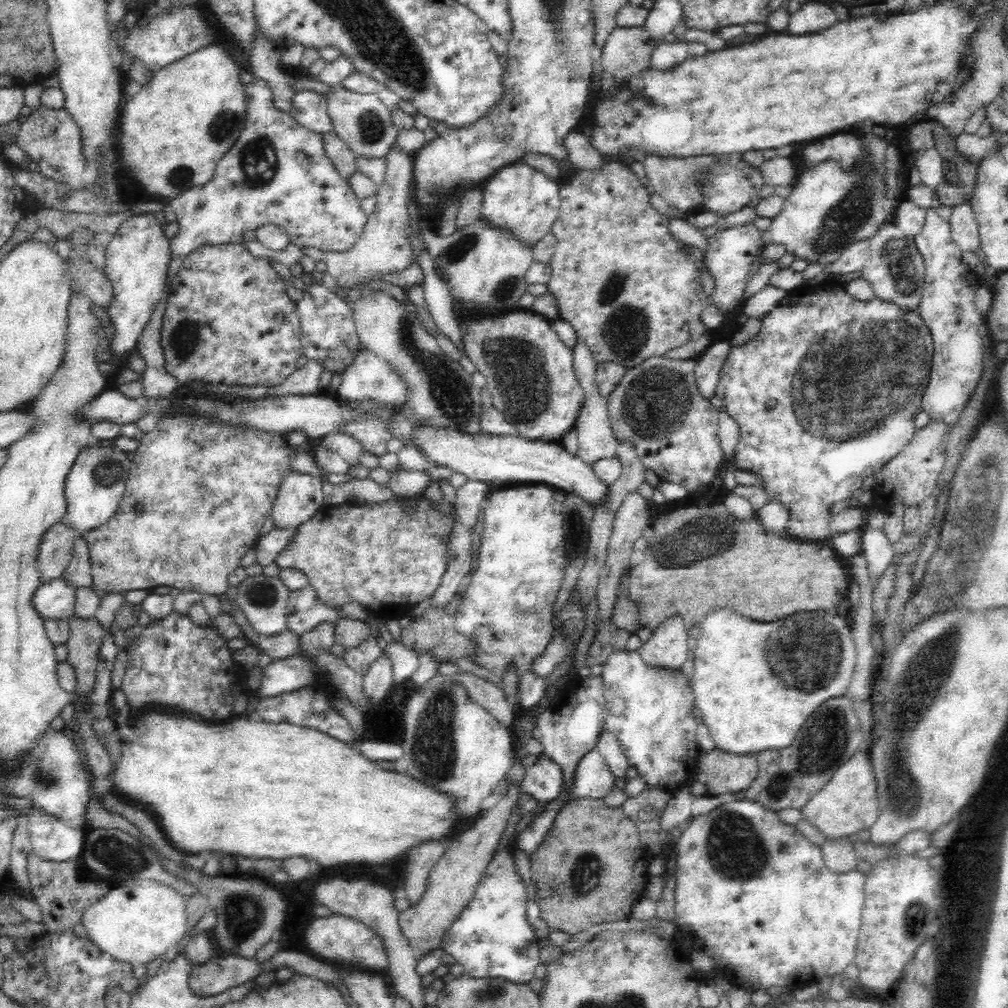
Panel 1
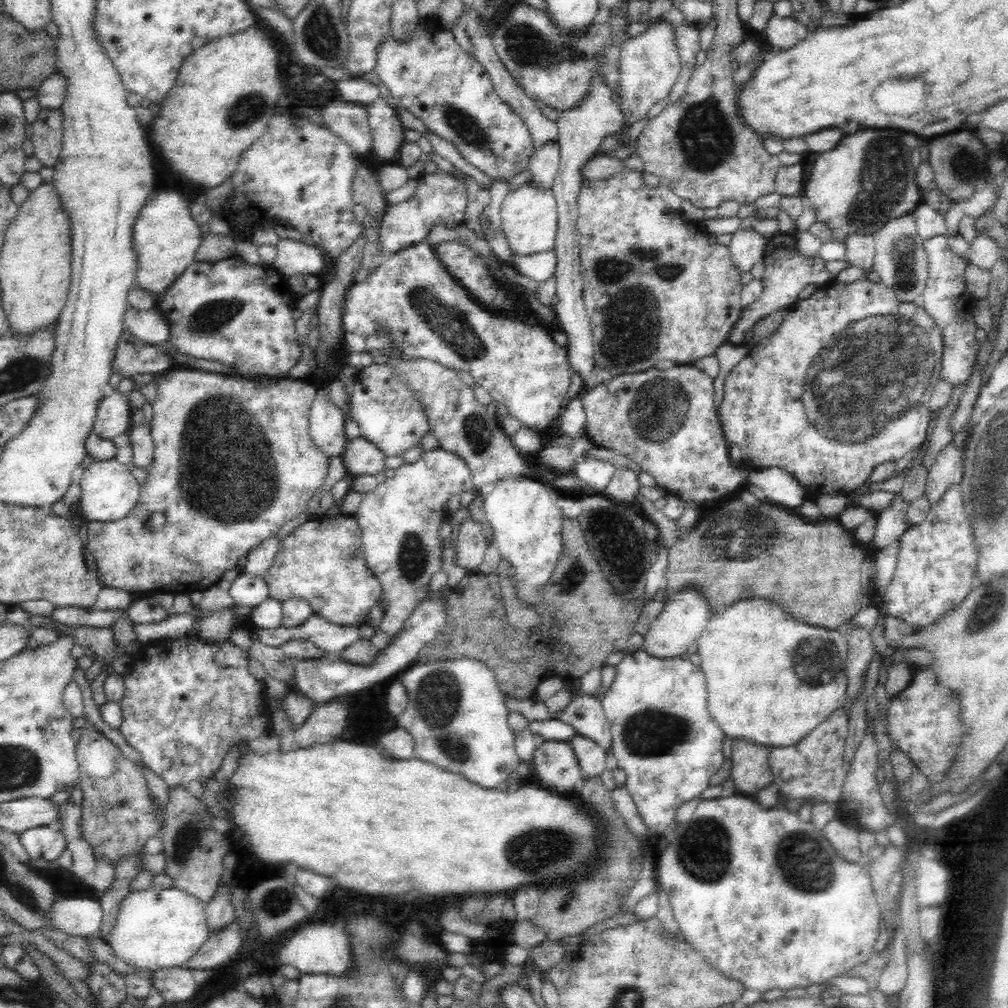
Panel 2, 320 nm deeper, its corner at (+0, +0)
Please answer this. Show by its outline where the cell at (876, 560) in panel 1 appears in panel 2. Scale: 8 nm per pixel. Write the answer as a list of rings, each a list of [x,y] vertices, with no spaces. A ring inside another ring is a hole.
[[[900,493],[894,495],[891,505],[879,512],[877,517],[872,544],[880,549],[899,540],[910,526],[906,516],[907,503],[904,502]]]

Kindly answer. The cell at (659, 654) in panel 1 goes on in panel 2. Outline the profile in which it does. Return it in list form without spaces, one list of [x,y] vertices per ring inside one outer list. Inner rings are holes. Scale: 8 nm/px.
[[[690,586],[679,590],[667,598],[661,613],[650,623],[647,634],[643,636],[643,649],[656,658],[680,657],[688,646],[697,642],[711,617],[710,606],[702,592]]]

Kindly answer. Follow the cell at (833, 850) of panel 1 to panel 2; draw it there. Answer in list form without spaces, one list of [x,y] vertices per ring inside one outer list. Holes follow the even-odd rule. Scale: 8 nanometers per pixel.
[[[837,818],[828,822],[821,831],[840,857],[853,863],[860,860],[859,831]]]

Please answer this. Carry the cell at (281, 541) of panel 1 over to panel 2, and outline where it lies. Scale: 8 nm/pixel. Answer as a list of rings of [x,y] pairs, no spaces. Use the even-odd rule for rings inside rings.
[[[241,572],[227,590],[234,599],[234,604],[256,608],[260,602],[269,598],[269,588],[263,576]]]

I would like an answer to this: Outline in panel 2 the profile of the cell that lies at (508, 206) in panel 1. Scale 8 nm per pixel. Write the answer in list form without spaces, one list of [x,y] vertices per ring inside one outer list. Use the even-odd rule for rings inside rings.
[[[558,141],[547,142],[538,147],[528,162],[528,172],[532,174],[530,183],[542,187],[551,188],[560,168],[560,145]]]

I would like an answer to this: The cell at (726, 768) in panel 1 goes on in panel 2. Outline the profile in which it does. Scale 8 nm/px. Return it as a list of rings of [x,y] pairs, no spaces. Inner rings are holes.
[[[742,738],[732,739],[732,774],[730,780],[742,792],[759,792],[773,782],[769,766],[771,747],[759,745]]]

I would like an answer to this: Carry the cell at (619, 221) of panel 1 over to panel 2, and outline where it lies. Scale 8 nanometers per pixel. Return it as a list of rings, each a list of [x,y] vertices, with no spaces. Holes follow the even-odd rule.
[[[628,167],[622,168],[618,174],[606,178],[606,180],[582,180],[582,188],[578,194],[578,229],[580,243],[580,270],[584,282],[582,299],[590,318],[593,335],[594,361],[605,370],[614,375],[642,372],[652,367],[658,360],[669,360],[676,365],[694,363],[699,358],[715,355],[718,348],[728,341],[728,334],[739,321],[743,312],[741,304],[741,291],[743,288],[740,271],[736,269],[728,245],[720,244],[712,240],[705,229],[695,222],[687,221],[682,215],[671,209],[658,193],[658,188],[650,188],[644,183],[642,173]]]

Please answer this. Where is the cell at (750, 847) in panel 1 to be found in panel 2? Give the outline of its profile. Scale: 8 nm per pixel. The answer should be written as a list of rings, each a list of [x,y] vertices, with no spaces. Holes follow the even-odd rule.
[[[728,796],[703,800],[692,814],[690,826],[682,838],[670,844],[656,866],[657,883],[661,890],[668,894],[674,918],[679,926],[679,936],[692,945],[720,973],[740,981],[744,988],[766,990],[778,988],[790,990],[806,987],[809,984],[824,983],[835,976],[844,975],[848,970],[866,962],[874,953],[874,944],[880,936],[882,926],[881,915],[887,908],[886,902],[880,900],[871,887],[869,874],[857,863],[846,861],[834,851],[831,843],[824,837],[821,830],[816,829],[810,821],[801,821],[797,813],[781,809],[765,810],[751,796]]]

